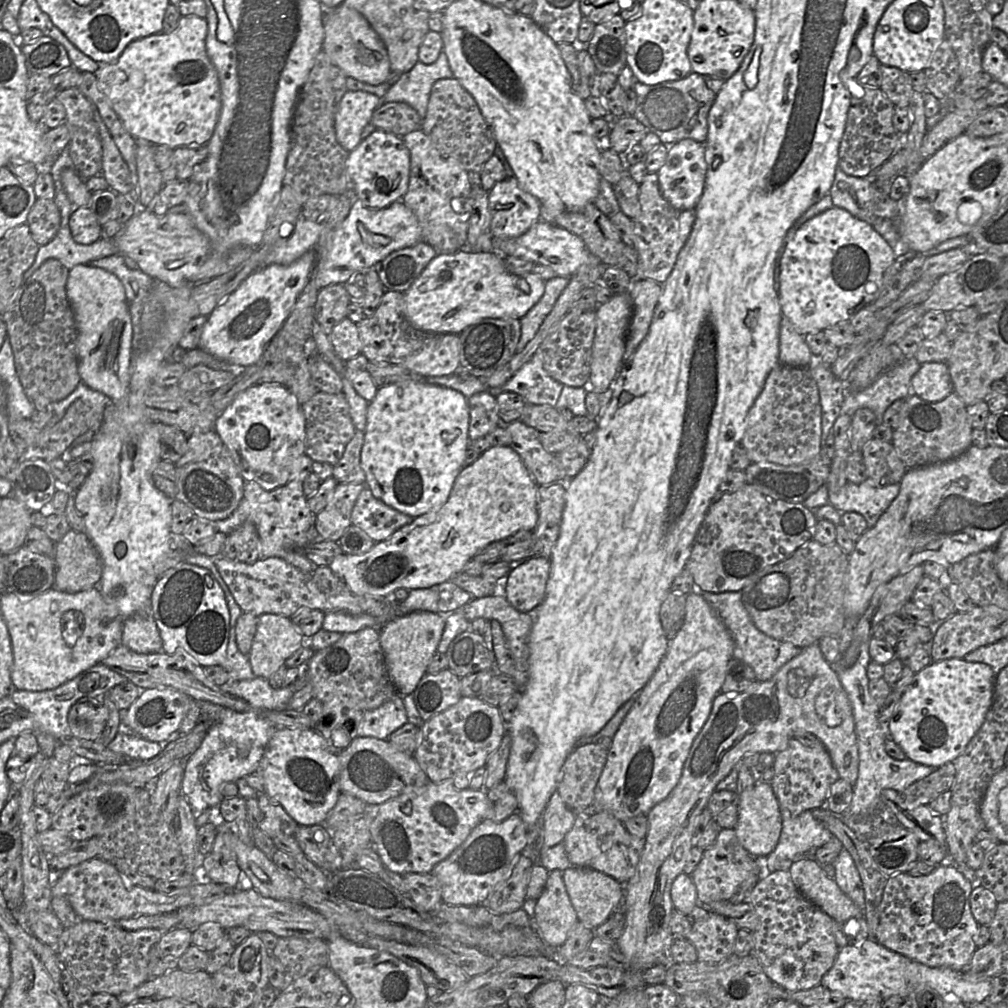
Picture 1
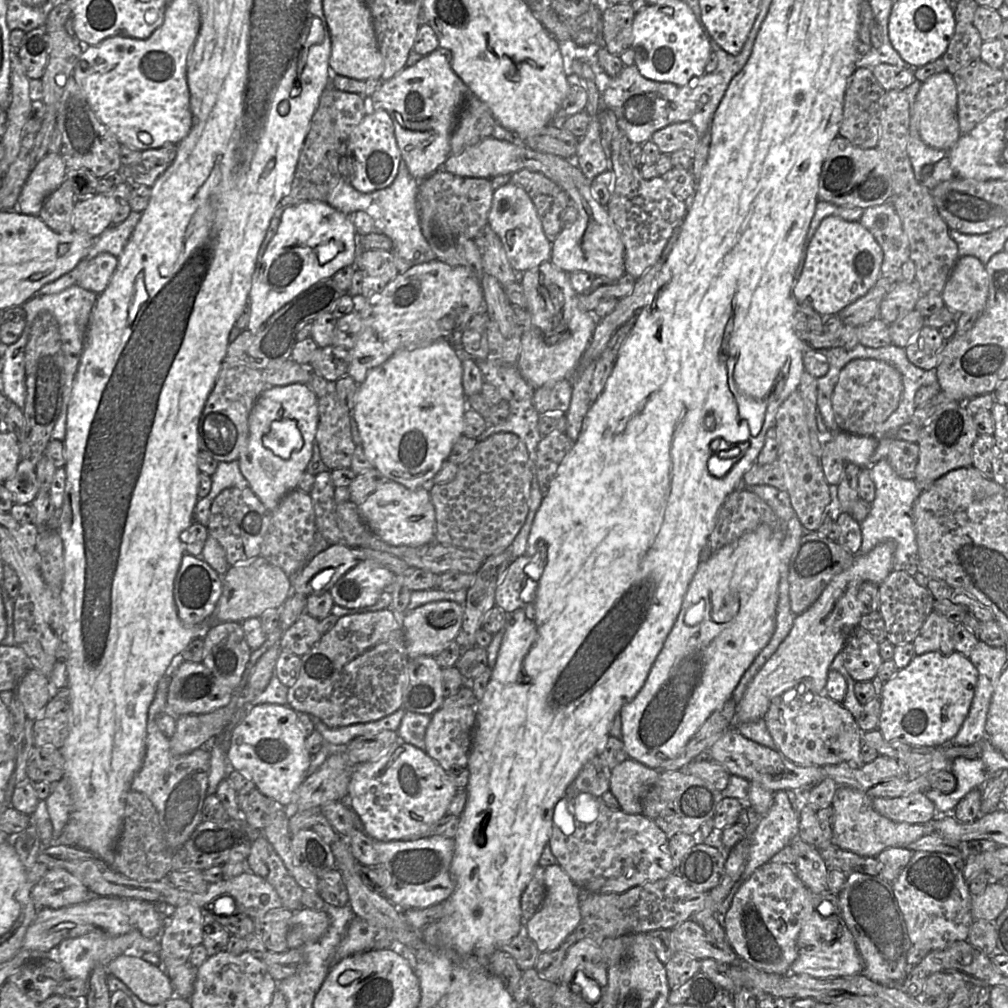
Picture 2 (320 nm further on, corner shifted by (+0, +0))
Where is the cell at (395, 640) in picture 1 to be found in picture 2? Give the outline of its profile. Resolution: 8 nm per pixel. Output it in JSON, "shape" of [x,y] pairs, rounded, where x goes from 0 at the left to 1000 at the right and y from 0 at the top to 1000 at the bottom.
{"shape":[[[445,595],[430,596],[418,600],[398,612],[403,646],[407,654],[430,651],[438,647],[454,631],[460,613],[460,601]]]}

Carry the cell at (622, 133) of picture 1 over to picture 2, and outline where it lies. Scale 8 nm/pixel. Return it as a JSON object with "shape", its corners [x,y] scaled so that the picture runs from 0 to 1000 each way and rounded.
{"shape":[[[684,120],[667,122],[648,132],[648,140],[656,152],[666,153],[672,149],[688,151],[694,139],[690,126]]]}

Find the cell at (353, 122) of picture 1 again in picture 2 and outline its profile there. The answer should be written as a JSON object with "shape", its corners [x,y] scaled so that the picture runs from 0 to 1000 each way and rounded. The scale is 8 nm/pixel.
{"shape":[[[433,49],[414,63],[400,67],[367,95],[370,109],[382,109],[388,116],[398,157],[407,173],[419,180],[439,167],[446,155],[446,136],[455,110],[466,92],[446,65],[447,53]]]}

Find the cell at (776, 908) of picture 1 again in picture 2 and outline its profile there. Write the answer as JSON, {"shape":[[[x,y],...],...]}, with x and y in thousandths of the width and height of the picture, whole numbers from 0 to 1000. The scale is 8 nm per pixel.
{"shape":[[[762,854],[751,861],[729,886],[719,909],[719,926],[729,945],[761,966],[780,968],[792,948],[790,932],[806,905],[804,884],[787,860]]]}

